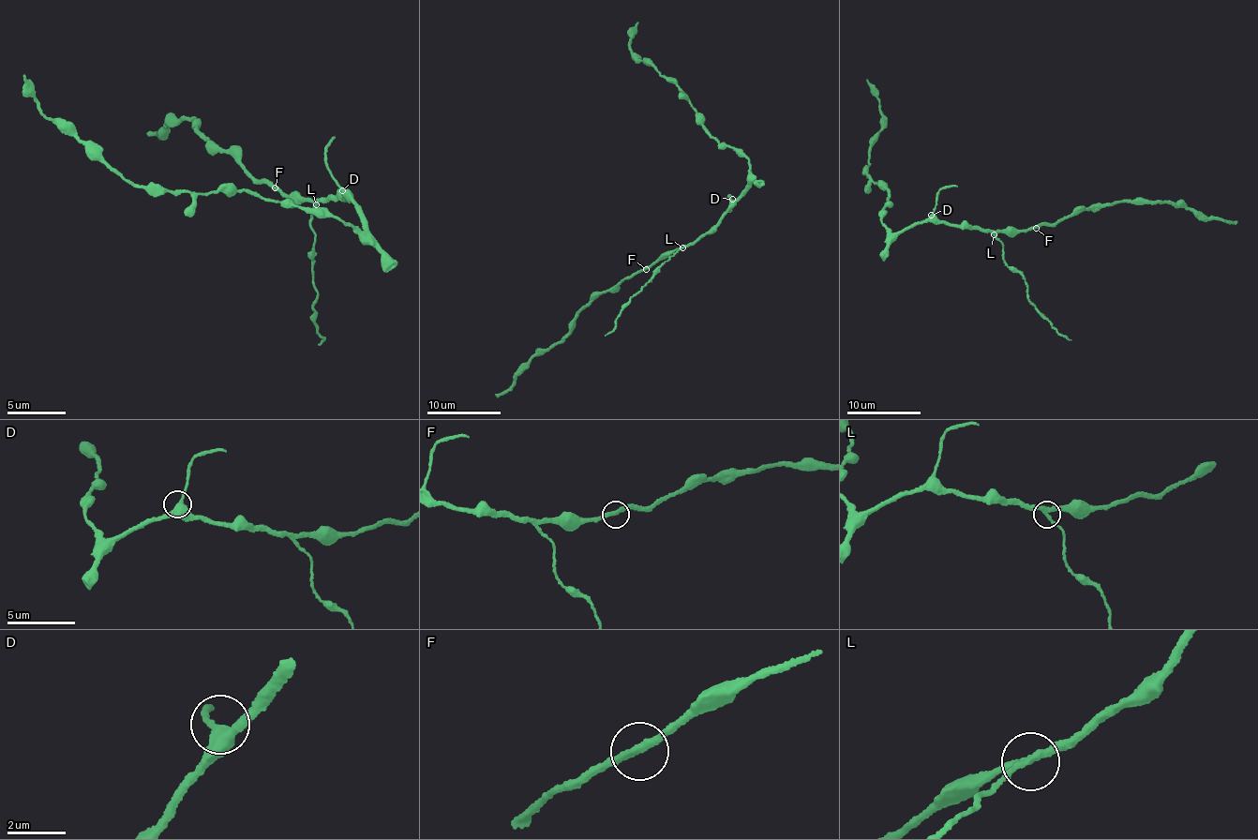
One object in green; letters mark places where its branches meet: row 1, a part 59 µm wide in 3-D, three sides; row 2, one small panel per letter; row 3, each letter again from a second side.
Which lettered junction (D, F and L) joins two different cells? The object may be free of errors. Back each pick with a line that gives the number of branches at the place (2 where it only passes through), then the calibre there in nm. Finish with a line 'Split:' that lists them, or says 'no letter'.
L: 3 | 240 nm
Split: L

